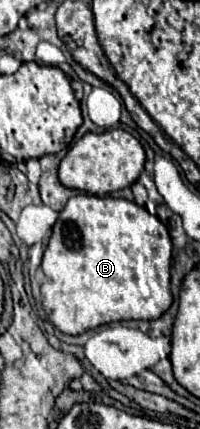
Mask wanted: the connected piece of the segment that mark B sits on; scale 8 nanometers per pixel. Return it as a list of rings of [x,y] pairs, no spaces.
[[[76,195],[60,211],[50,243],[42,257],[44,311],[52,325],[66,335],[80,335],[112,321],[158,319],[172,305],[170,291],[172,239],[166,225],[128,199]]]

